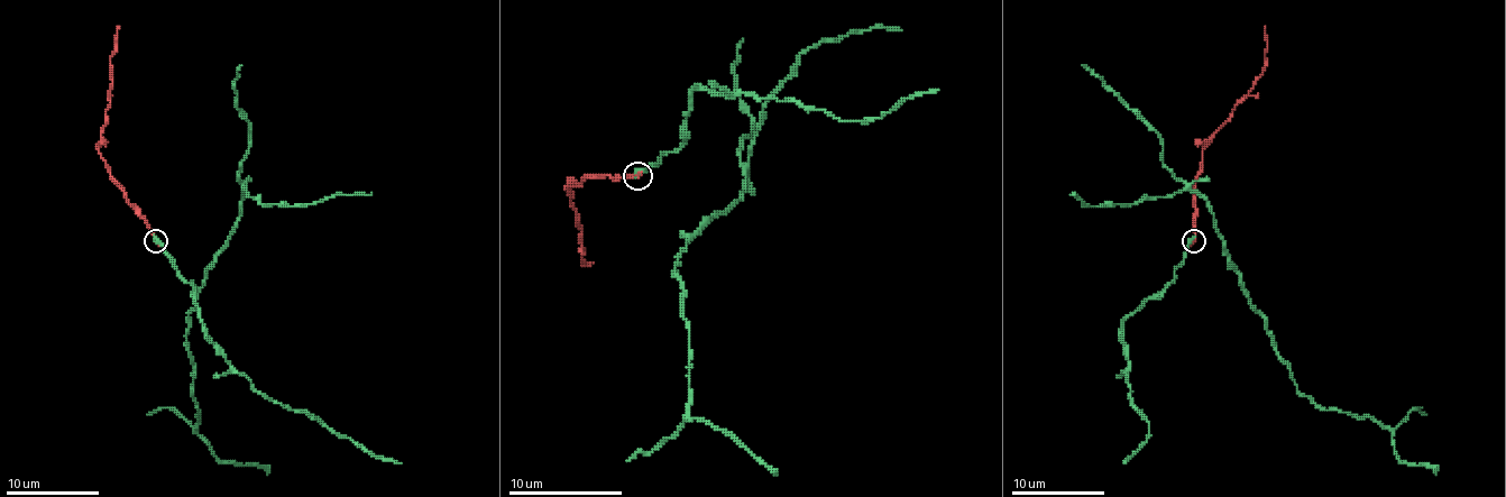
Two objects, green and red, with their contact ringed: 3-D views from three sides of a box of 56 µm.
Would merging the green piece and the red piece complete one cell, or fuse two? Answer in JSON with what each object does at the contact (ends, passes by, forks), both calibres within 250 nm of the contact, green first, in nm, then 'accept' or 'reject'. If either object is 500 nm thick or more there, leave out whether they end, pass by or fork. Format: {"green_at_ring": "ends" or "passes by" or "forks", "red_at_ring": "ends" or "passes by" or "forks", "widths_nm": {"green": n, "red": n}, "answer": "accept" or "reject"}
{"green_at_ring": "ends", "red_at_ring": "ends", "widths_nm": {"green": 480, "red": 130}, "answer": "accept"}

